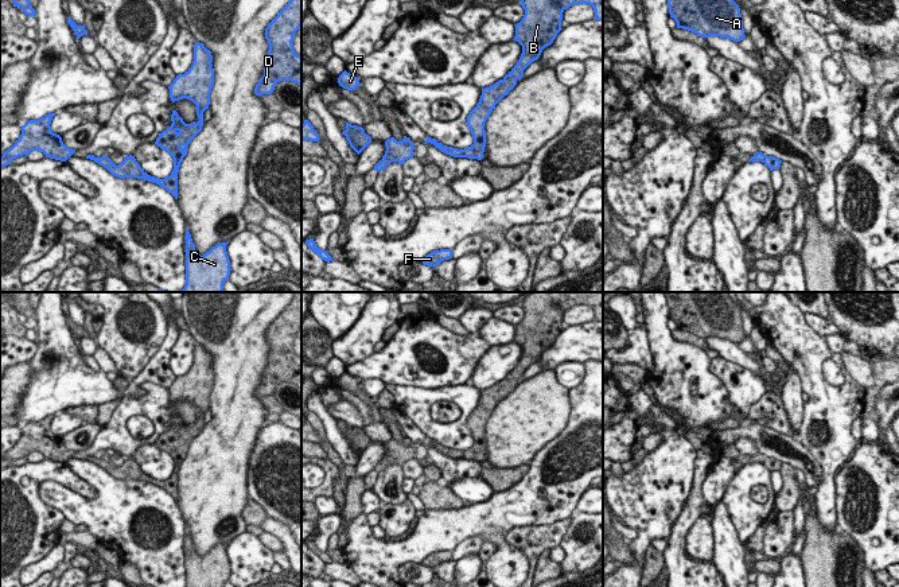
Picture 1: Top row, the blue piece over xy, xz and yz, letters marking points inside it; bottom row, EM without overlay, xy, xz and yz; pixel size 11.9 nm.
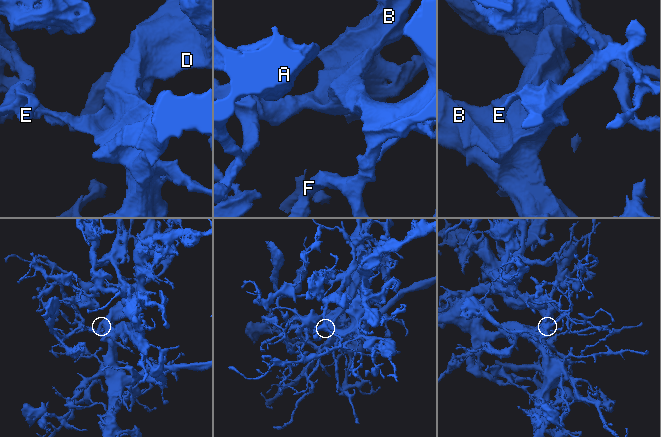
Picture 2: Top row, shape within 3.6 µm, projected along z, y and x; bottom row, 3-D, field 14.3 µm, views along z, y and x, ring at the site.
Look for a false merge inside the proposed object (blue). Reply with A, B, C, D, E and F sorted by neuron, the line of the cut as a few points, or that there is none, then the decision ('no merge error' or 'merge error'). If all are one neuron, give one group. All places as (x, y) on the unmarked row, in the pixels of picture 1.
A B C D E F; no cut; no merge error

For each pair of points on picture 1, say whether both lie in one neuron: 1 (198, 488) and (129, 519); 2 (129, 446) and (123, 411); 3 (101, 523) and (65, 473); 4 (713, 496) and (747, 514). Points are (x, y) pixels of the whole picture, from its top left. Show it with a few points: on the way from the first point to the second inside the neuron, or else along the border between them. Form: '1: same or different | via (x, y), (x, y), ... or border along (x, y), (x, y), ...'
1: different | border along (175, 501), (186, 529)
2: same | via (121, 438), (120, 419)
3: different | border along (53, 481), (86, 498), (97, 497)
4: different | border along (736, 474), (722, 500)

